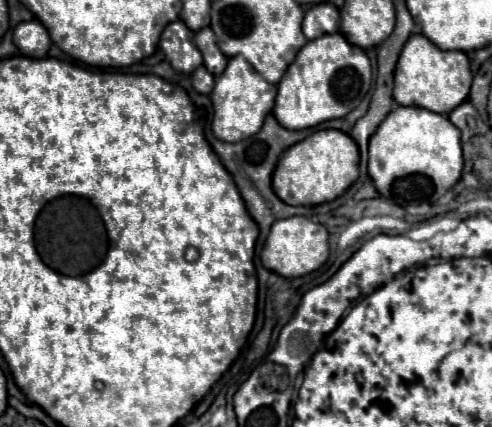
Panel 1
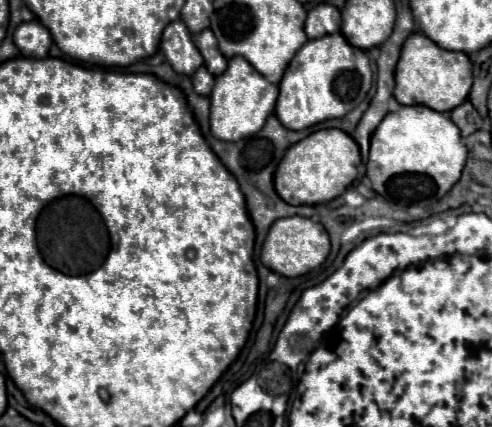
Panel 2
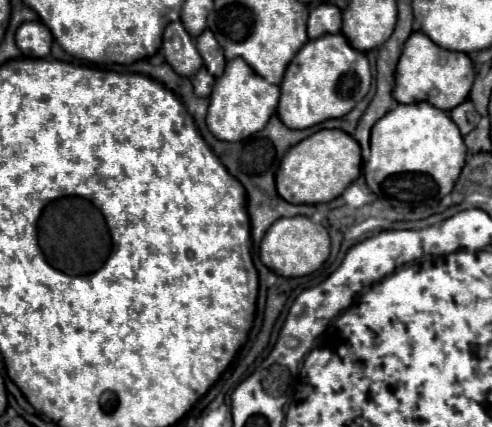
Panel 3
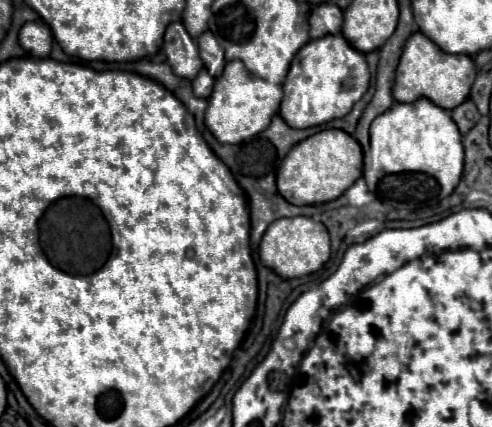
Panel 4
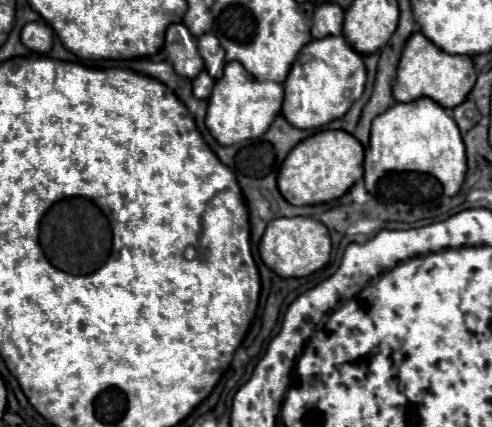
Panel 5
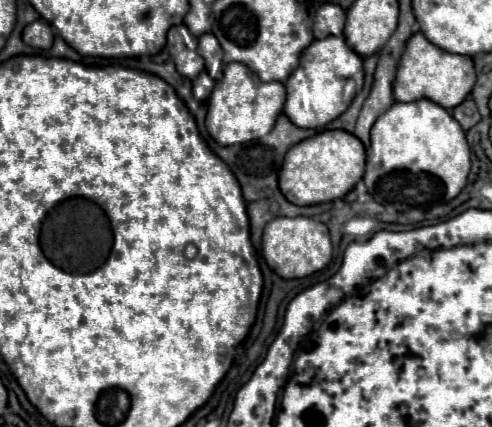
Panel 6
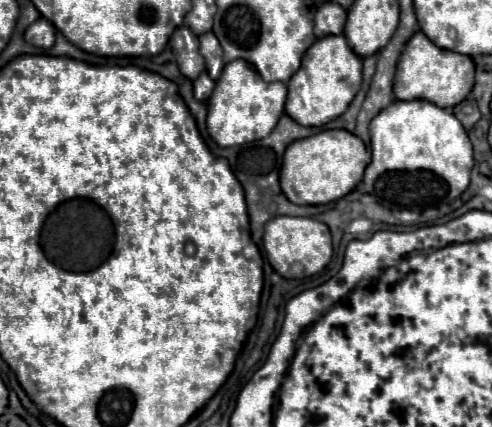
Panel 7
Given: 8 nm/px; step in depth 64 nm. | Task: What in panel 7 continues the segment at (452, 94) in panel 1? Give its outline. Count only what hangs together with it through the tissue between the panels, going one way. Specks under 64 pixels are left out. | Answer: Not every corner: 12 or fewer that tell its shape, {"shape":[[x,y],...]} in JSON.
{"shape":[[416,32],[398,60],[398,100],[460,104],[474,62]]}

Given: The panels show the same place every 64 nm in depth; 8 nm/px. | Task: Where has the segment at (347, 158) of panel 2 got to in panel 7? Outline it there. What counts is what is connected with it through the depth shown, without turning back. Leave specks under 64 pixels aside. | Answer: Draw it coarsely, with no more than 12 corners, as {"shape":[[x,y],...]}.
{"shape":[[348,130],[292,142],[280,186],[292,204],[356,188],[370,152]]}

